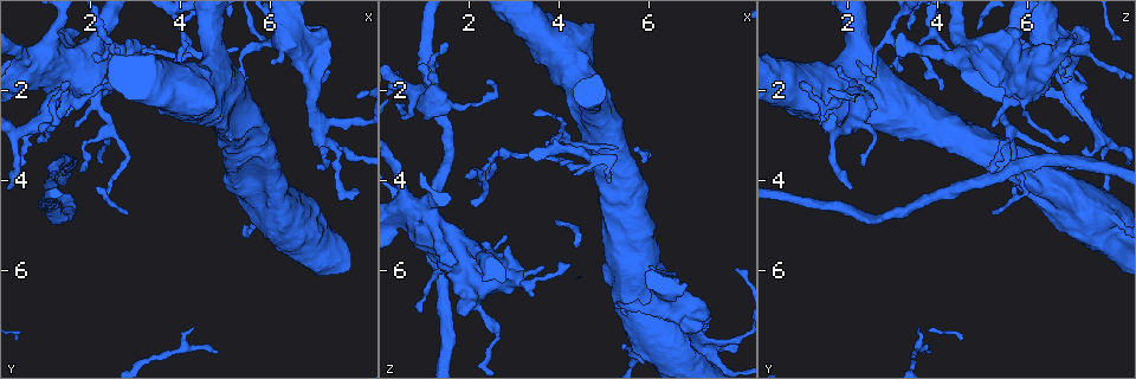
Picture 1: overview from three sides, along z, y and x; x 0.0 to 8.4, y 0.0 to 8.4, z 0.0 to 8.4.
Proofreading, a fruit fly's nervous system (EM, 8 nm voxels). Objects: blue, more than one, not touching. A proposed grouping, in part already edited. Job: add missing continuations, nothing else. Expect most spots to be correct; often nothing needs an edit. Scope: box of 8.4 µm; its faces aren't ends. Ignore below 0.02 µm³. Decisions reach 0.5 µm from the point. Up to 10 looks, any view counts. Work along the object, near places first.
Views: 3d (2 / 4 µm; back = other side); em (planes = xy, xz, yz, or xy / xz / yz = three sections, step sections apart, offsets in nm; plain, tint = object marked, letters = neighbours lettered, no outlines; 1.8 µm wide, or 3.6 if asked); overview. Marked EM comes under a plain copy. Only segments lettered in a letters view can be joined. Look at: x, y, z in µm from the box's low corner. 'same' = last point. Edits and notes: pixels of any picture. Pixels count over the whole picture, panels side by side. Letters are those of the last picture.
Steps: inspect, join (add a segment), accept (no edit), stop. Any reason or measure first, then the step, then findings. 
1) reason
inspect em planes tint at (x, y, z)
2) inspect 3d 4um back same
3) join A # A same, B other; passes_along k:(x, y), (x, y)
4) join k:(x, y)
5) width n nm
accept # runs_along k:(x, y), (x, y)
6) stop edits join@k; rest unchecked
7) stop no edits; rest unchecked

free end
inspect em planes letters at (1.30, 2.80, 1.45)

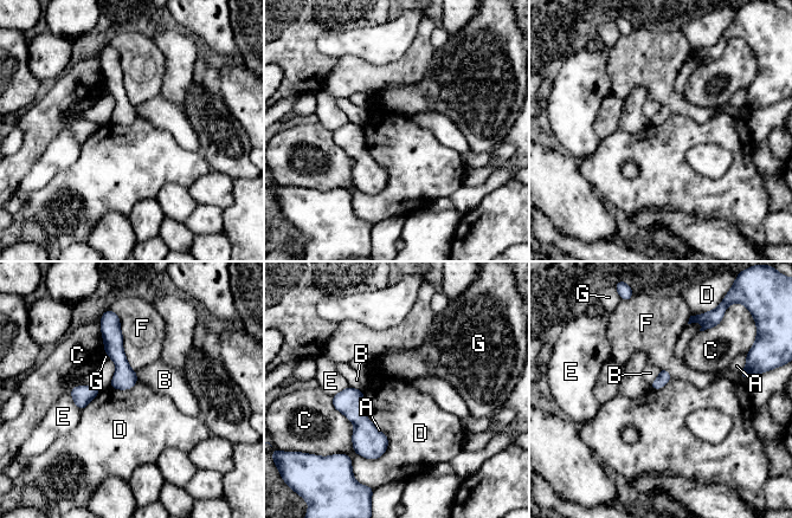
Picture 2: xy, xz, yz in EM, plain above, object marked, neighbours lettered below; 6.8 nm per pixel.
accept # A other, B other, C other, D other, E other, F other, G other; runs_along 2:(114, 325), (122, 387); none of them fits

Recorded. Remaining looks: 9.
inspect em planes letters at (4.10, 0.70, 2.85)

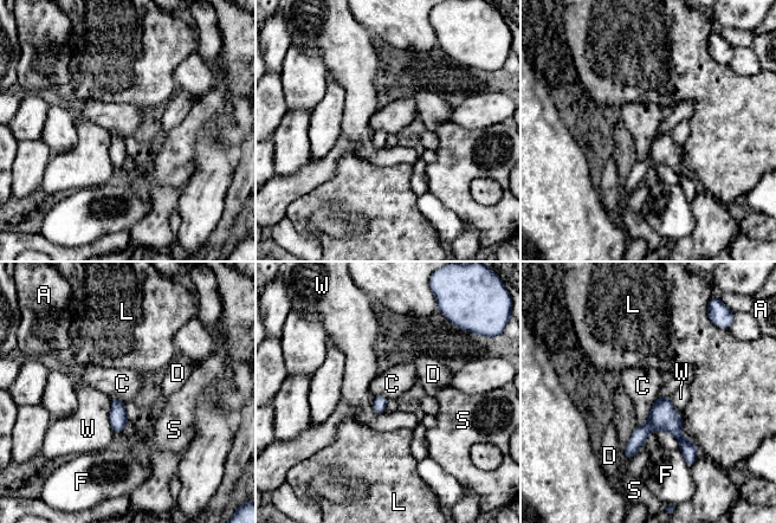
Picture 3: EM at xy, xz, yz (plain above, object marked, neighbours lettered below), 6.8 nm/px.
width 100 nm; longest_contact C 240 nm
accept # A other, C other, D other, F other, L other, S other, W other; none of them fits

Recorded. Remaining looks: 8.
closes a loop
inspect em planes letters at (7.25, 1.70, 7.15)

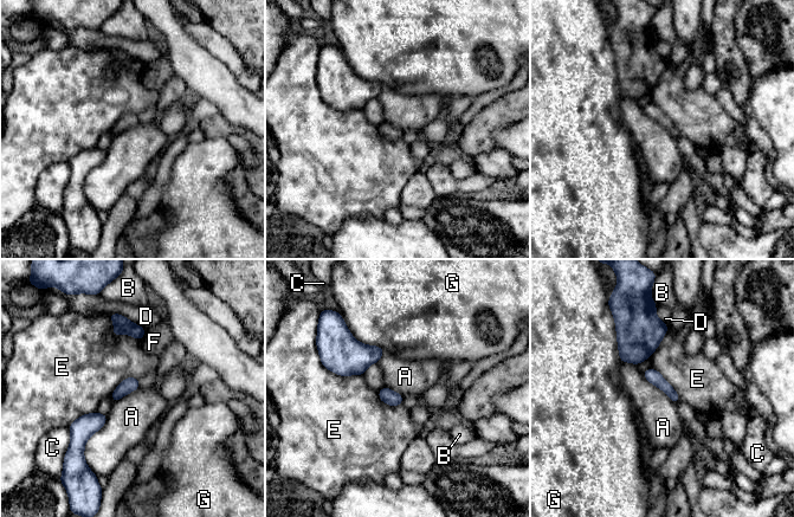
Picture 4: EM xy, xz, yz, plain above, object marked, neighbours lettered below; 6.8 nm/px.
width 90 nm
accept # A other, B other, C other, D other, E other, F other, G other; none of them fits

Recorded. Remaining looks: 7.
inspect em planes tint at (0.75, 1.40, 4.70)

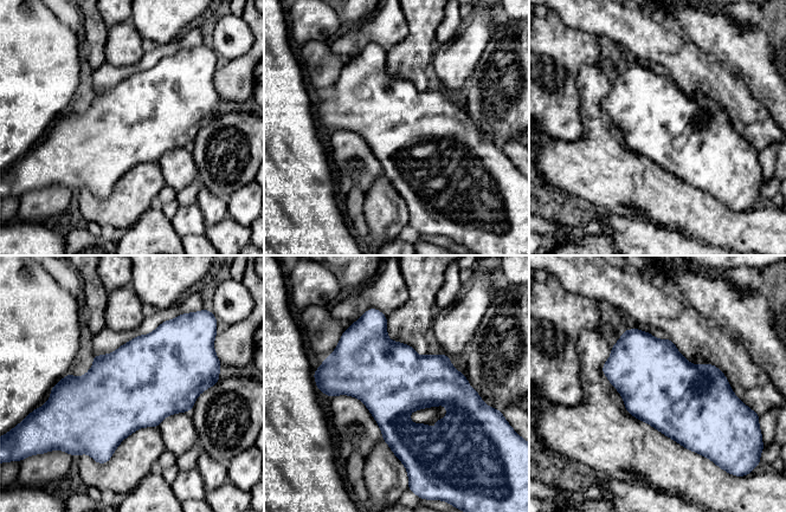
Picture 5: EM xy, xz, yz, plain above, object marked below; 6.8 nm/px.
what lies round it
inspect em planes letters same

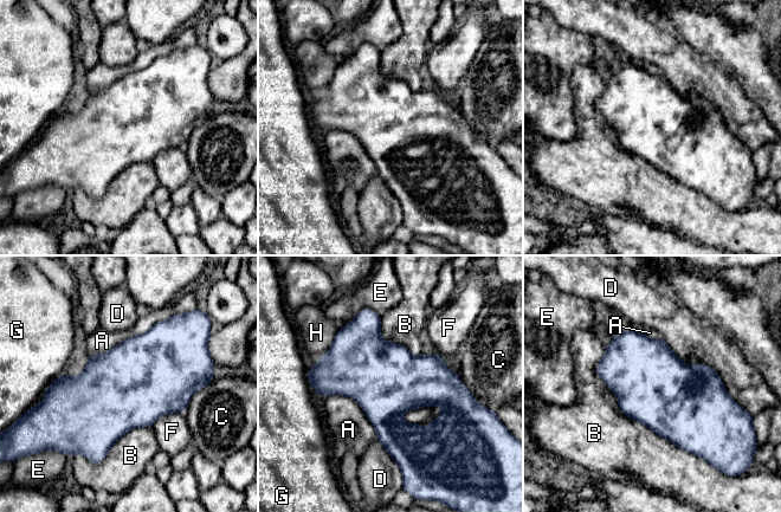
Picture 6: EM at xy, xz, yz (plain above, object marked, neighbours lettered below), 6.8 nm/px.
accept # A other, B other, C other, D other, E other, F other, G other, H other; border 6:(168, 317), (104, 352), (88, 356); none of them fits

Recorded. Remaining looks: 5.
stop no edits; rest unchecked

